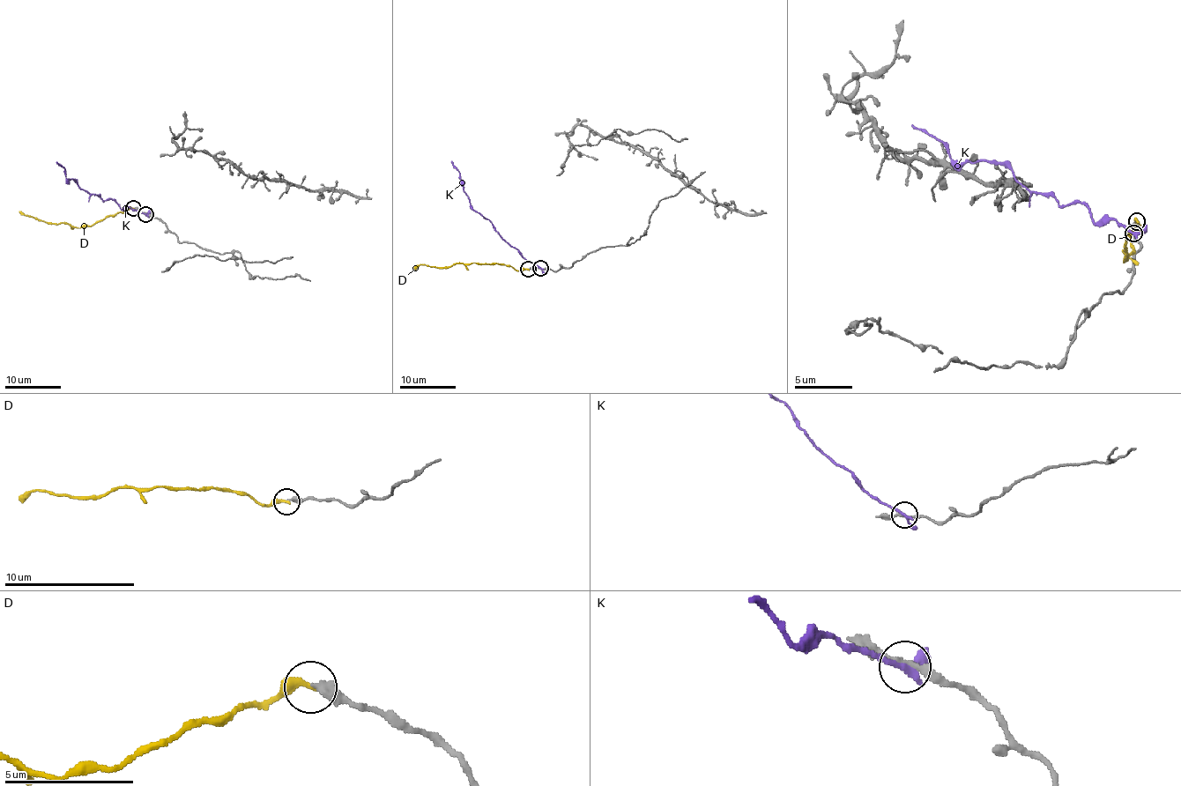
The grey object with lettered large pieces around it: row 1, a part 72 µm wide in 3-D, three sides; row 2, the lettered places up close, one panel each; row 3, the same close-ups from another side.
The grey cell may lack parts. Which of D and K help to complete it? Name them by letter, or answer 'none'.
D

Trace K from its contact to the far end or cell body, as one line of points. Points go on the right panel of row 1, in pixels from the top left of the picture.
K: (1132, 233), (1116, 220), (1095, 224), (1080, 203), (1060, 206), (1008, 168), (956, 163), (912, 125)

